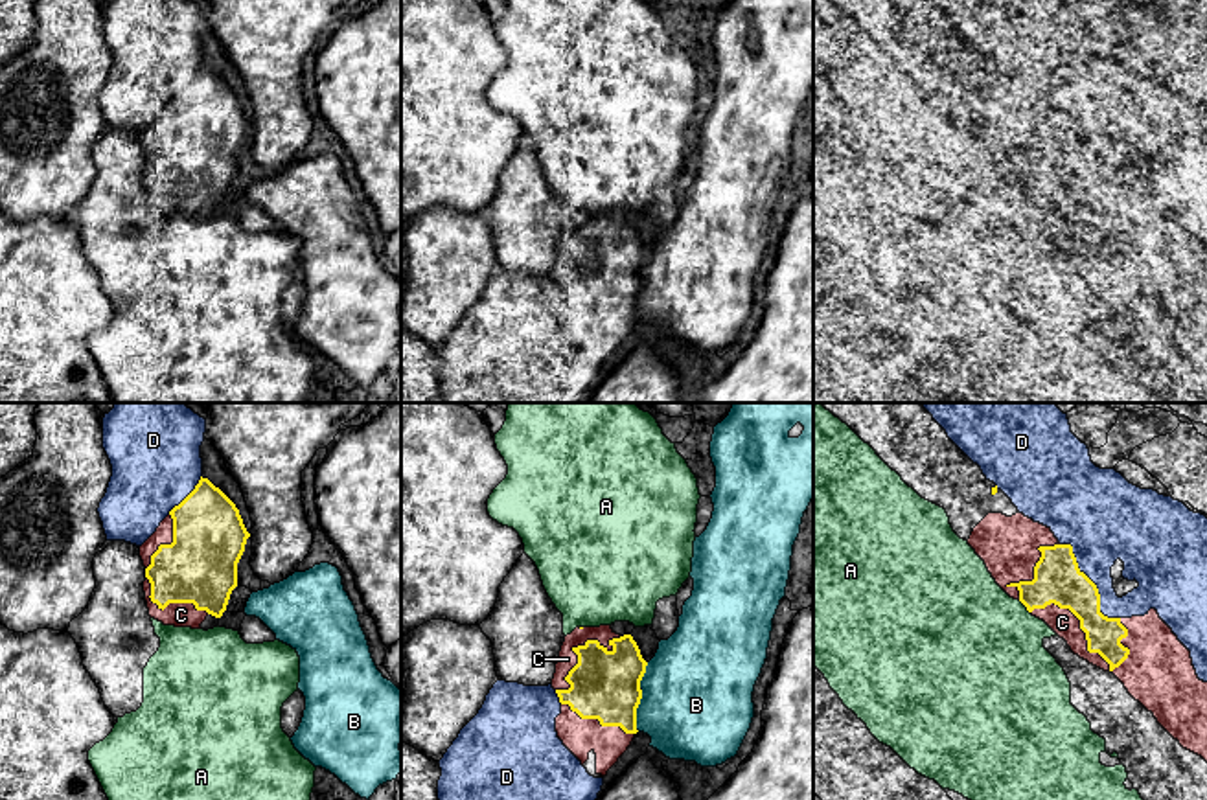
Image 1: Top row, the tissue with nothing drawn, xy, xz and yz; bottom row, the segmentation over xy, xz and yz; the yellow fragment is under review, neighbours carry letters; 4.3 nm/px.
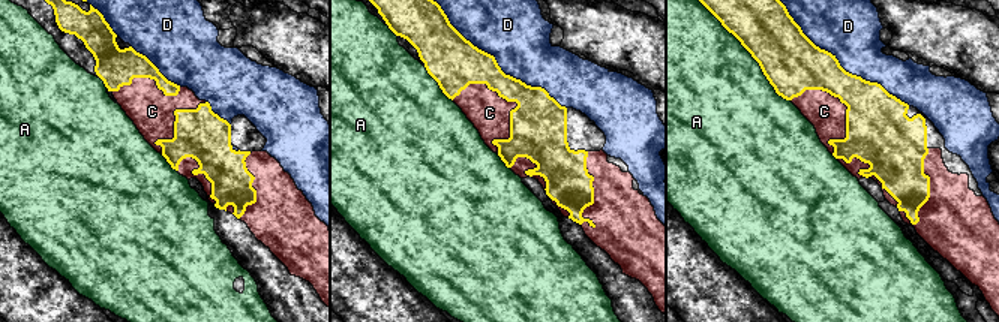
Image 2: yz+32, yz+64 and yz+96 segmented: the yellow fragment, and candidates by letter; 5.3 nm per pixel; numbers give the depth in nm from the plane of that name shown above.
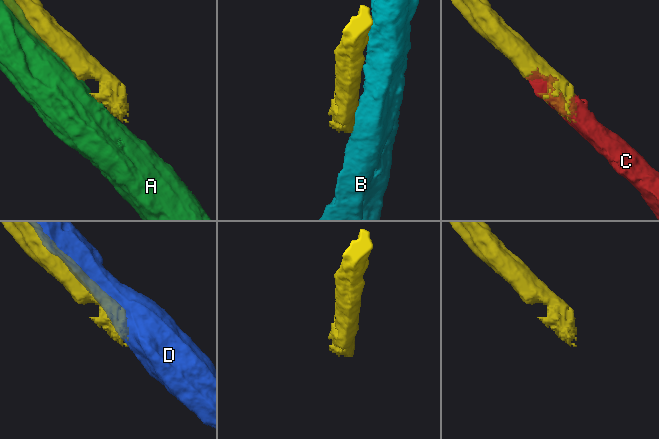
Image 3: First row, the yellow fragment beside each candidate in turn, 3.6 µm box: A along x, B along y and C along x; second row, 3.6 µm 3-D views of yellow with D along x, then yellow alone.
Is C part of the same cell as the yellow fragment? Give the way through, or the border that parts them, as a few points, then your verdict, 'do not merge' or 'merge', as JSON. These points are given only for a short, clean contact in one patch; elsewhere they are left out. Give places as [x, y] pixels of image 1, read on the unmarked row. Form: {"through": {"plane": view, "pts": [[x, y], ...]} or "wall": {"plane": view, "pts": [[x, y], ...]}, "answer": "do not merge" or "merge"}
{"answer": "merge"}

